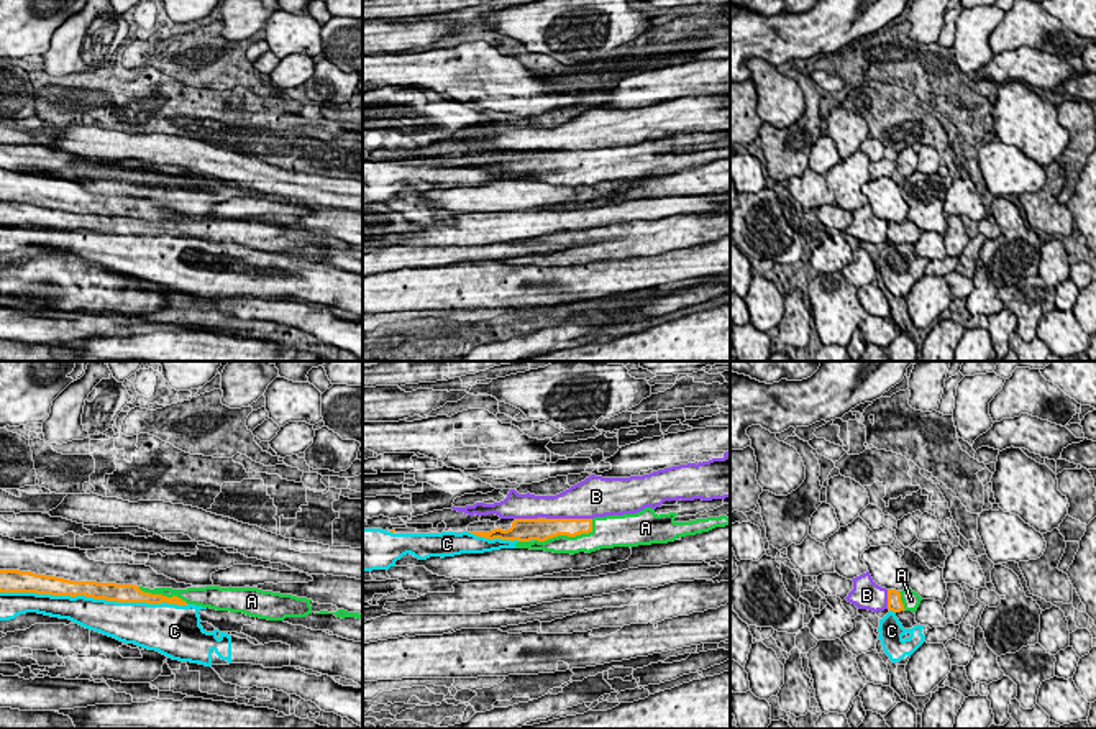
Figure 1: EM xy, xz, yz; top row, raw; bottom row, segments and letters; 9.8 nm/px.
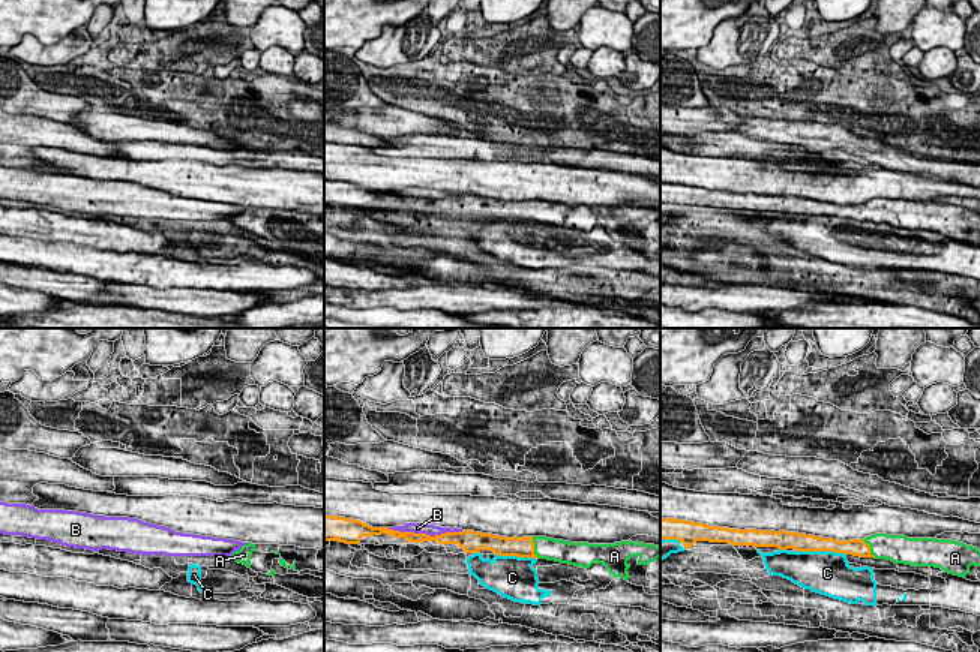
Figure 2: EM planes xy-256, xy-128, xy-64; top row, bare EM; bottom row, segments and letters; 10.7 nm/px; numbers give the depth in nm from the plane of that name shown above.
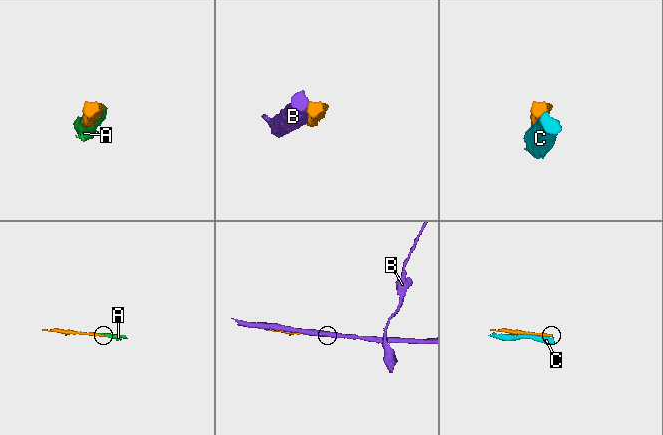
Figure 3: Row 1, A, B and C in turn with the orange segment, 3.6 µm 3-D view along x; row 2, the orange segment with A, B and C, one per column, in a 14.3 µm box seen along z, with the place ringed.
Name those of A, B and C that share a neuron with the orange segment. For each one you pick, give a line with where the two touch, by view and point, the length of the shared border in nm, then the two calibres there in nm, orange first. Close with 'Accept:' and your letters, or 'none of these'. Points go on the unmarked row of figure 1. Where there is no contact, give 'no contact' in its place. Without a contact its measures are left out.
A: contact xz (566, 166); length 650 nm; calibres 220 and 190 nm
Accept: A

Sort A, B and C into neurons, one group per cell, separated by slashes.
A / B / C

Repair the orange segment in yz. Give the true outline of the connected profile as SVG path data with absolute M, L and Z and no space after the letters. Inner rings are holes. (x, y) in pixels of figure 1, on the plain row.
M907 218L902 223L888 222L888 241L893 245L901 245L904 241L916 245L920 233L922 230Z

